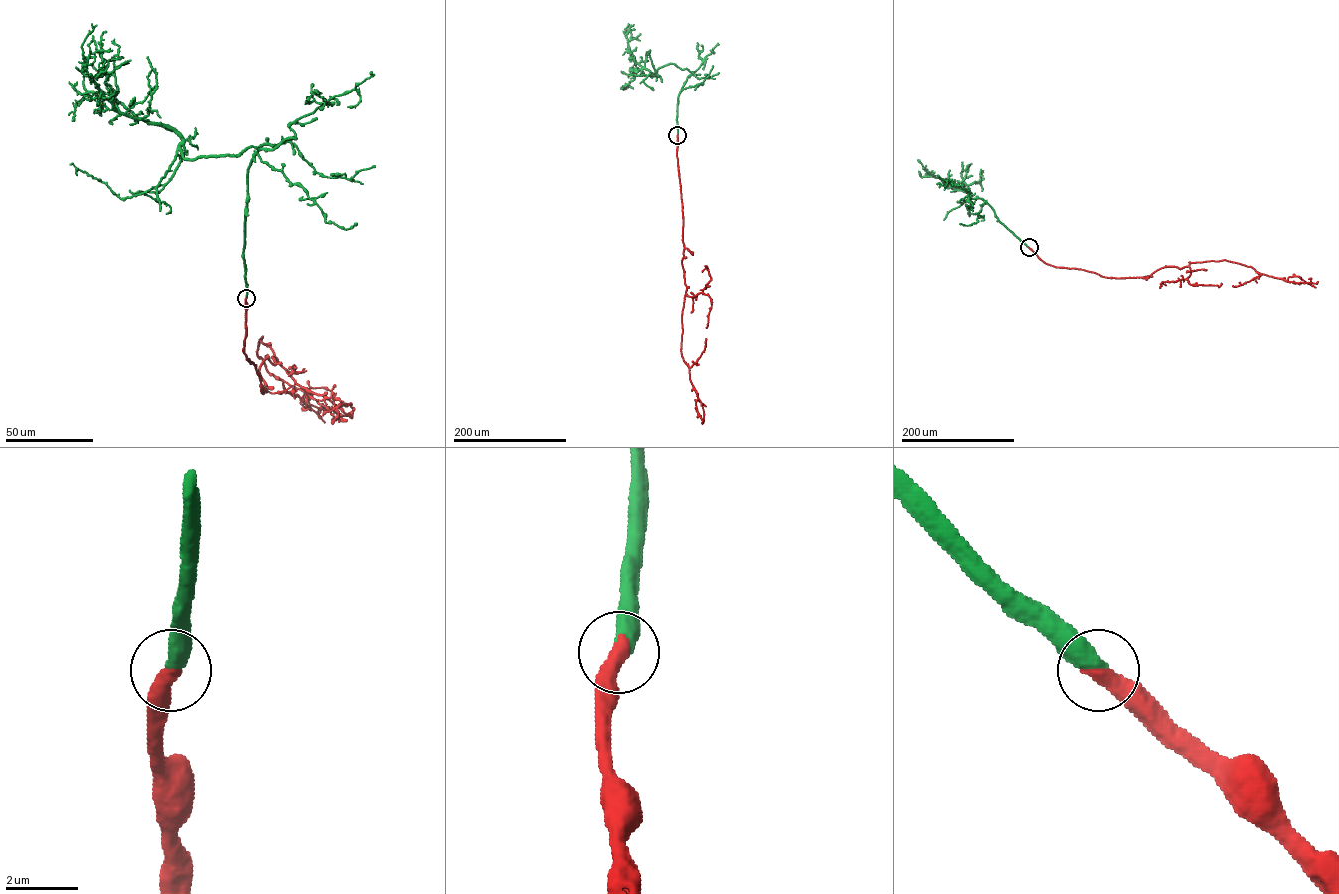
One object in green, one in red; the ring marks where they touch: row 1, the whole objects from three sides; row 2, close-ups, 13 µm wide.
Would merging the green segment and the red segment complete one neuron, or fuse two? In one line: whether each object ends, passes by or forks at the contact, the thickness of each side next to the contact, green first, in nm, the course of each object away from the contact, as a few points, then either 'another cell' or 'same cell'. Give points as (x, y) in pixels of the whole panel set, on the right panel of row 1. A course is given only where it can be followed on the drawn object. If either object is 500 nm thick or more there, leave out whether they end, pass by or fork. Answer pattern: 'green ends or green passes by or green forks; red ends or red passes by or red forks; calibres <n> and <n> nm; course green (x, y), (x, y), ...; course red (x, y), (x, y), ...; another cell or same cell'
green ends; red ends; calibres 480 and 460 nm; course green (1029, 247), (998, 220), (985, 201), (968, 196), (958, 202), (963, 203), (968, 194), (932, 176), (919, 160); course red (1029, 247), (1047, 264), (1107, 277), (1148, 276), (1165, 267), (1225, 260), (1288, 282), (1317, 281); same cell

